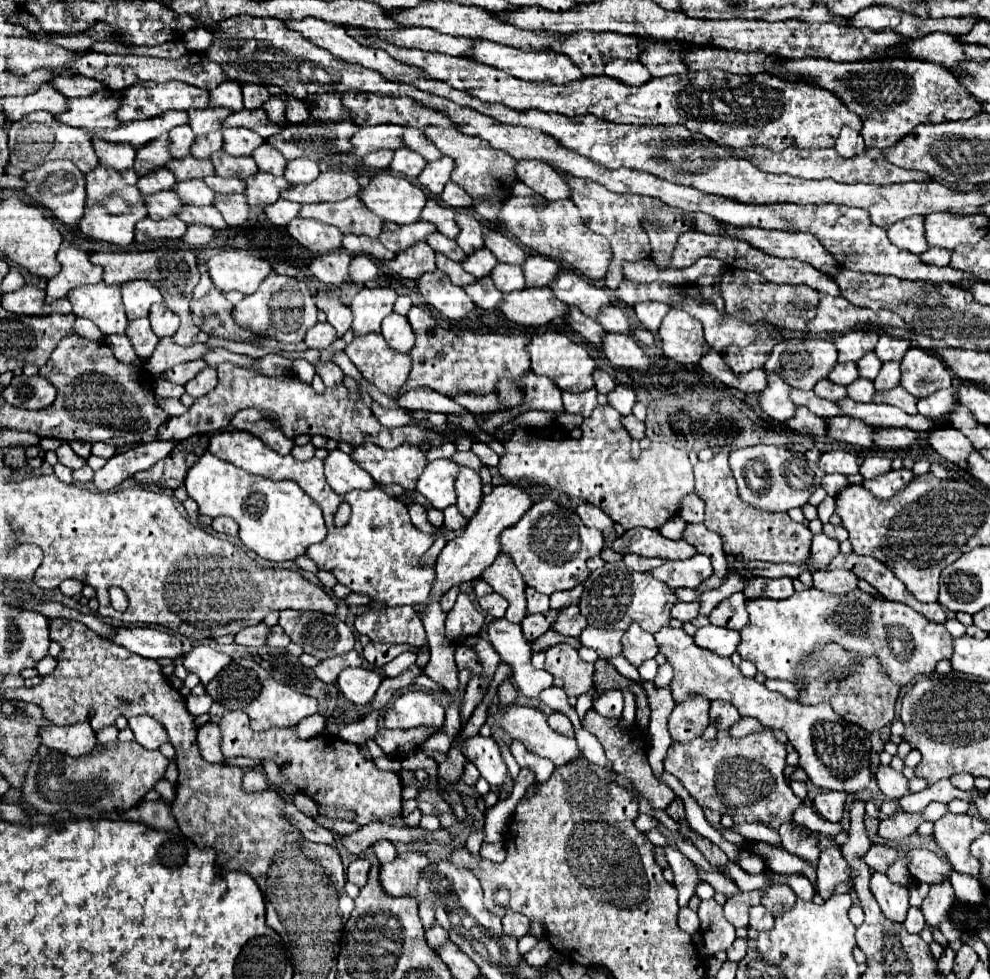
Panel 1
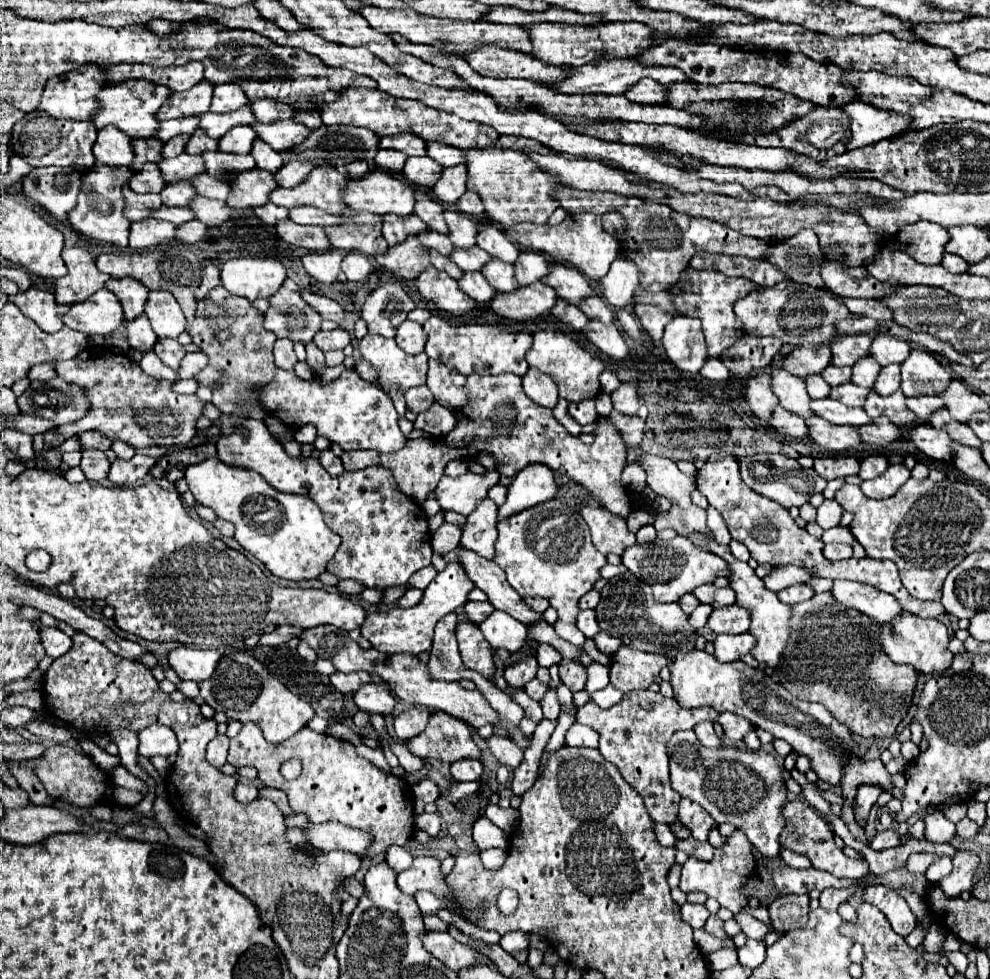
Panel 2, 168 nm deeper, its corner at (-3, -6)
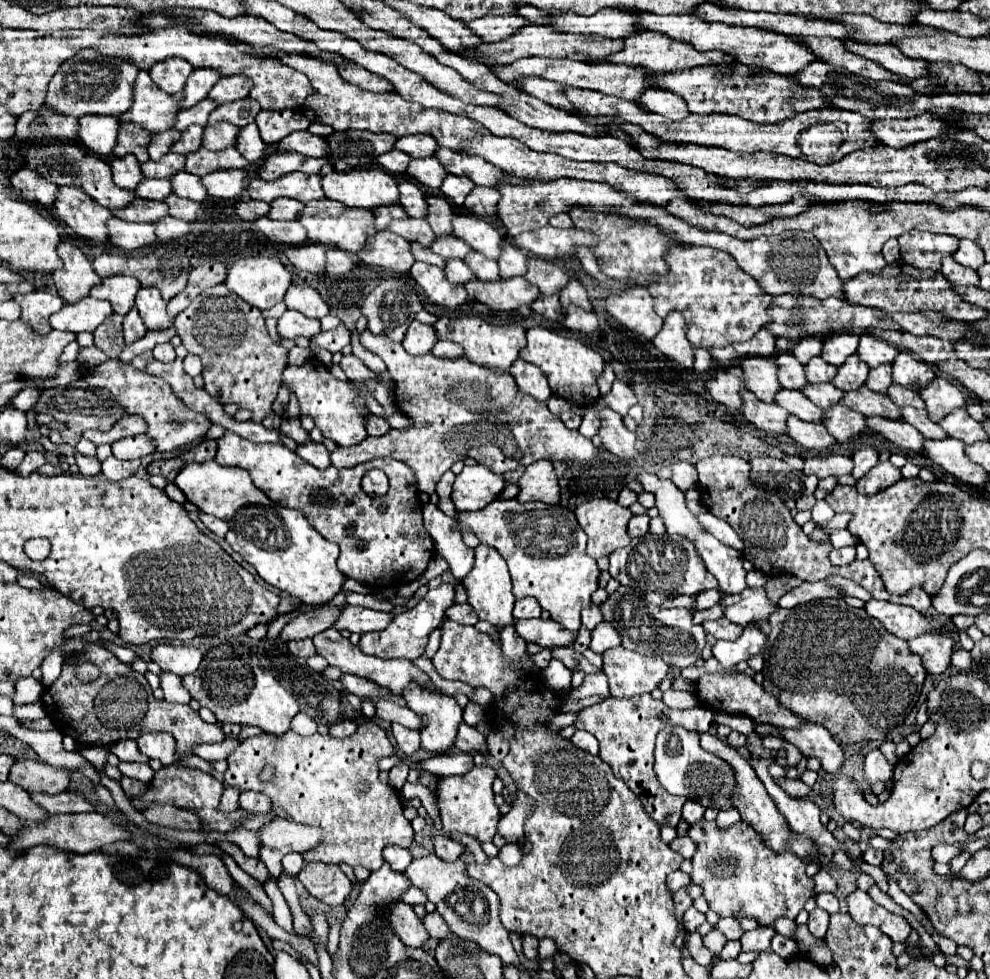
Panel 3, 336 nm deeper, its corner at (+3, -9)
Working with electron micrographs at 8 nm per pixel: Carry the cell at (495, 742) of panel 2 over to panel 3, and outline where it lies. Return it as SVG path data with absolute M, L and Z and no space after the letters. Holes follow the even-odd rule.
M461 721L459 729L457 729L457 737L455 737L455 747L459 751L471 753L471 751L487 749L487 741L485 741L485 735L481 735L475 727L471 727L465 721Z

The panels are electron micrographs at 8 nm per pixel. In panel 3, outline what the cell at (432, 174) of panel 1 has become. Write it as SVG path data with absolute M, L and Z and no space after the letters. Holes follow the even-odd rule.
M447 175L443 185L441 185L441 193L455 205L455 207L463 207L465 197L473 191L475 183L471 183L467 177L455 177L455 175Z

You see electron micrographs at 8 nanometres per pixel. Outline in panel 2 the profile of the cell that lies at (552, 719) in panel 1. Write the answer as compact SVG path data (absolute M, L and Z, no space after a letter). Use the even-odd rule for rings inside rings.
M575 722L565 734L565 744L575 746L575 748L579 748L579 746L597 748L597 740L599 740L597 732L593 732L589 726L583 726L579 722Z

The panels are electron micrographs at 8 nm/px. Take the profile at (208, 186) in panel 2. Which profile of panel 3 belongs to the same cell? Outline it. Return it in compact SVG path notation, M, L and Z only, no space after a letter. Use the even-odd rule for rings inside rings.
M187 171L175 173L169 181L171 181L173 193L177 197L185 197L185 199L191 199L191 201L203 201L207 197L207 189L203 189L201 177L195 177Z

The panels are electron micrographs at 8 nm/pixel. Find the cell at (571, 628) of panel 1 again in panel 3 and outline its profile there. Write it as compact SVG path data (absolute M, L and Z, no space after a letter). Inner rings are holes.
M591 605L587 609L581 611L581 621L587 629L595 629L601 621L603 621L603 613L601 613L601 607L599 605Z

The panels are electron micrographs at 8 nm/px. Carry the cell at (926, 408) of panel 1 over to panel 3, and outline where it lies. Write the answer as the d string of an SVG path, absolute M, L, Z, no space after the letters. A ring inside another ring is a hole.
M893 383L893 385L885 391L885 395L887 395L897 407L911 405L911 407L915 407L915 409L923 409L923 399L919 397L919 393L911 391L911 389L903 387L903 385L895 385L895 383Z

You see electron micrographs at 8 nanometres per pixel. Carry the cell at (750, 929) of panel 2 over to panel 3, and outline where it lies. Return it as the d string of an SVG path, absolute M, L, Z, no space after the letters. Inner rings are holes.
M731 917L731 919L719 919L717 929L719 929L727 939L739 939L739 937L743 935L743 931L741 931L741 927L739 927L739 921L735 921L733 917Z

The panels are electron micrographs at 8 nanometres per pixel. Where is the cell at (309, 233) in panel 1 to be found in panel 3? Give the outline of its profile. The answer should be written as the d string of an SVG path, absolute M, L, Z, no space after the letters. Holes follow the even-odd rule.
M261 217L255 221L257 229L267 235L269 239L285 245L301 245L307 241L307 235L303 233L303 227L297 221L285 223L285 221L273 221L269 217Z

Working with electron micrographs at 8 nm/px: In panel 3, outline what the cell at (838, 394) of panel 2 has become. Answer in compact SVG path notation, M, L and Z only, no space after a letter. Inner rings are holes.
M807 383L805 387L801 387L801 393L821 409L829 409L831 405L837 405L843 397L843 391L835 389L831 383L817 383L817 385Z

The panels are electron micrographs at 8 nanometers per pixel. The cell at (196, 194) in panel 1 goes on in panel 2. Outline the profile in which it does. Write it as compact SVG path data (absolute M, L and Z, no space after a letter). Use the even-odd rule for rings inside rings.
M171 182L165 186L165 190L161 190L165 206L189 206L195 196L197 190L191 182Z

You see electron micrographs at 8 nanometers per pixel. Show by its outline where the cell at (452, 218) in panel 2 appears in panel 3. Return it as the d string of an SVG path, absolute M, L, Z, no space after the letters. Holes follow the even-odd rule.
M427 197L427 221L433 229L435 235L445 235L445 233L453 233L451 229L451 217L453 217L453 209L451 203L445 197Z

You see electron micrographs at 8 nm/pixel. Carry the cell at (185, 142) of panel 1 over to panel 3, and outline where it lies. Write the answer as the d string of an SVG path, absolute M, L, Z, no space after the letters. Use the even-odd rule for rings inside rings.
M169 129L169 131L163 131L163 133L153 133L151 135L151 141L149 141L149 157L151 161L159 161L163 157L163 153L167 153L171 149L171 145L175 141L179 141L181 133L177 129Z

